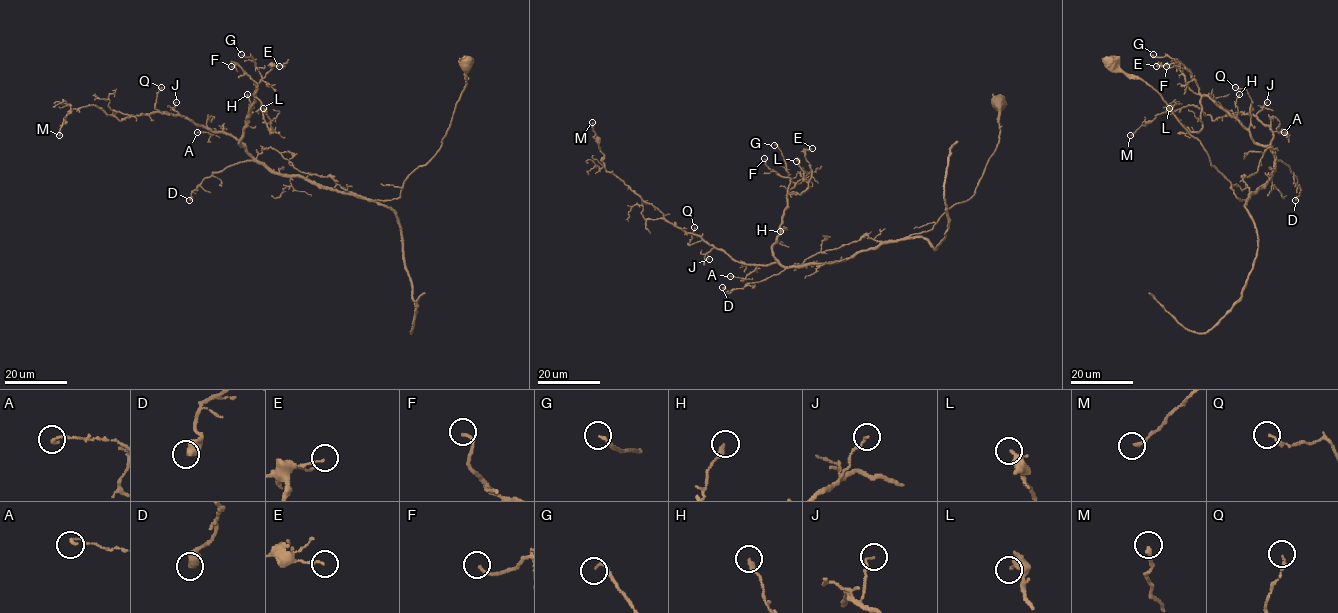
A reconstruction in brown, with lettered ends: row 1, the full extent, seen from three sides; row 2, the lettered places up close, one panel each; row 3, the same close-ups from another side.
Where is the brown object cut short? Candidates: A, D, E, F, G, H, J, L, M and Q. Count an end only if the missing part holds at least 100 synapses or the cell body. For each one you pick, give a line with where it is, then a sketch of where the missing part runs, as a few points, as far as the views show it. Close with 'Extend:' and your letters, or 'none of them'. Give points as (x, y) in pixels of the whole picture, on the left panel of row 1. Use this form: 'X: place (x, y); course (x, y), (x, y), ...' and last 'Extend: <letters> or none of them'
Extend: none of them

